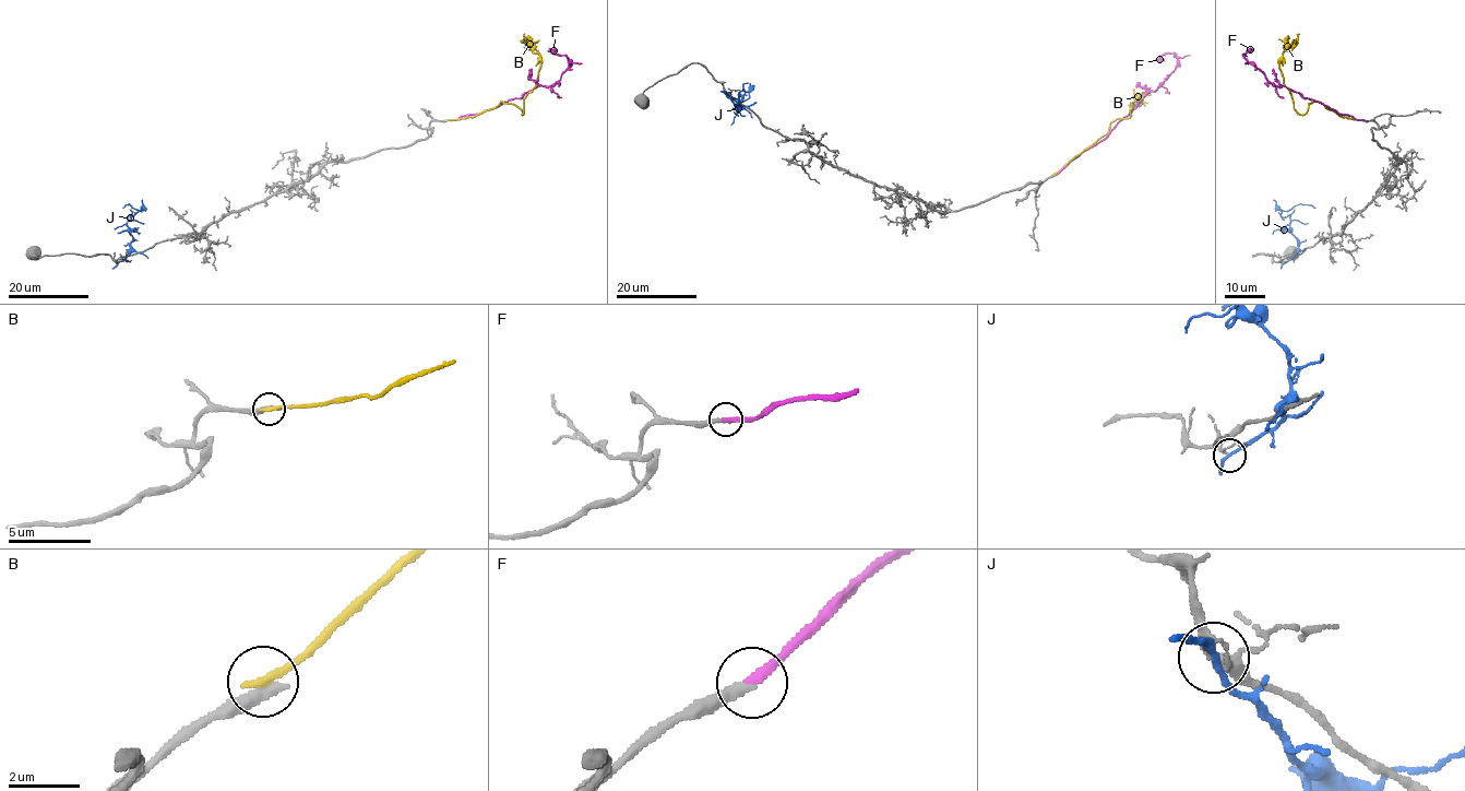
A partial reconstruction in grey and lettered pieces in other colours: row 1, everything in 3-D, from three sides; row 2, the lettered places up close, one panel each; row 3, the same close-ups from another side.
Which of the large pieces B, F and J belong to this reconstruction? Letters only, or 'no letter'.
F

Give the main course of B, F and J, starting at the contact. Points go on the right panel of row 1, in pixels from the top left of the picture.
B: (1364, 120), (1342, 117), (1319, 102), (1309, 103), (1306, 111), (1297, 111), (1279, 62), (1298, 33)
F: (1364, 120), (1342, 115), (1319, 102), (1272, 84), (1243, 55), (1252, 49)
J: (1283, 264), (1295, 255), (1297, 241), (1290, 216), (1282, 216), (1282, 210), (1300, 203), (1315, 208)

